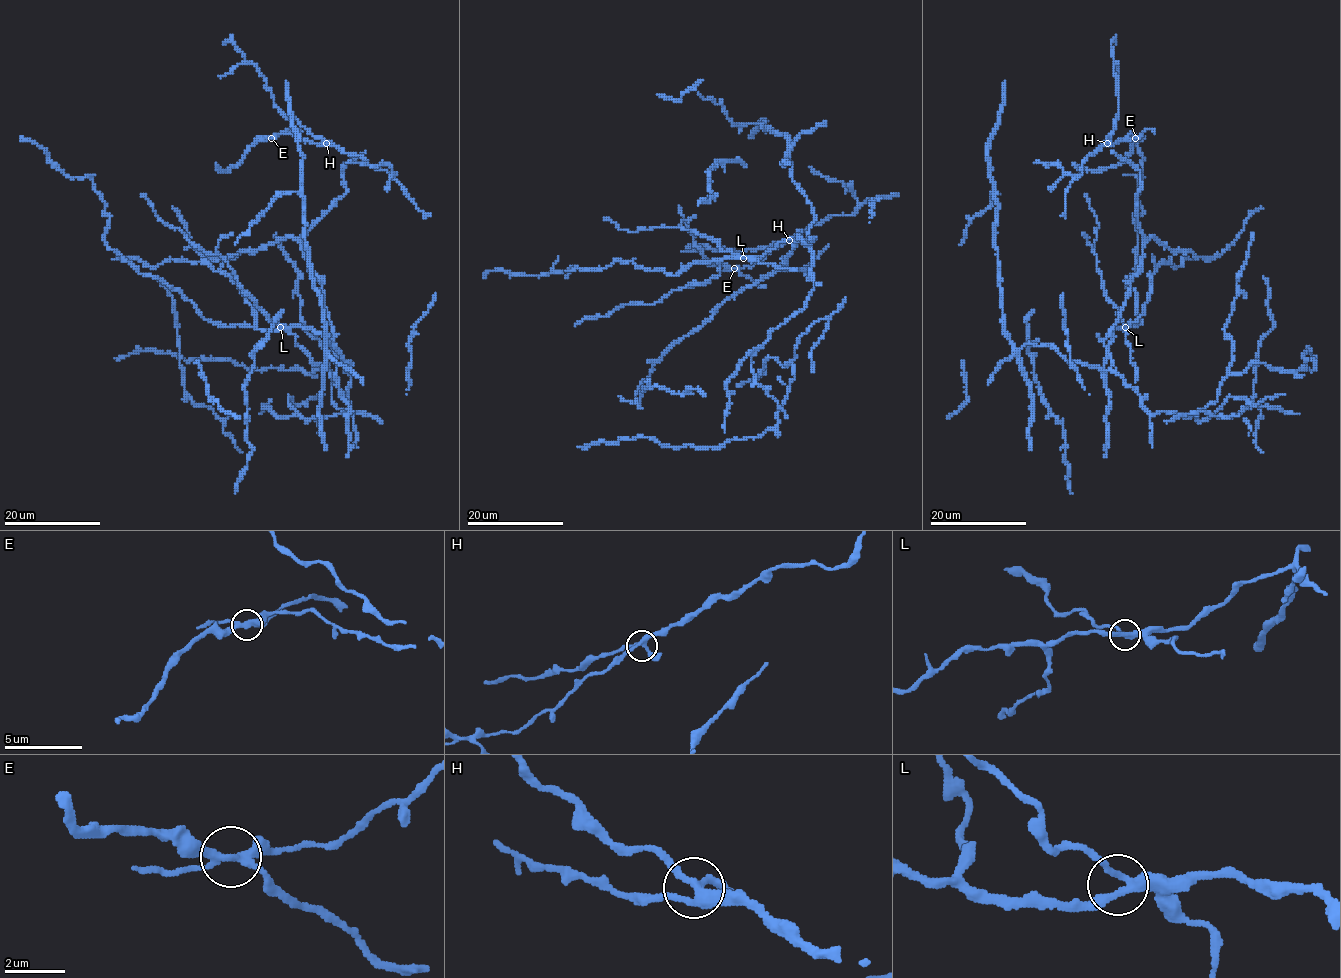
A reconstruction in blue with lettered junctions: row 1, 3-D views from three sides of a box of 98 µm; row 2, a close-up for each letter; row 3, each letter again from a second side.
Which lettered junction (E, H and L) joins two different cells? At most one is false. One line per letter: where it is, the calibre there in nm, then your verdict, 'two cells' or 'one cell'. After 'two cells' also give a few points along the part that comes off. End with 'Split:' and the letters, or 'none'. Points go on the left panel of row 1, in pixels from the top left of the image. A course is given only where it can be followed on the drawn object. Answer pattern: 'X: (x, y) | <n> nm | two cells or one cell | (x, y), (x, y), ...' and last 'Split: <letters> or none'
E: (271, 138) | 280 nm | two cells | (271, 138), (257, 140), (228, 170), (220, 170), (215, 163)
H: (326, 143) | 280 nm | one cell
L: (280, 327) | 280 nm | one cell
Split: E

